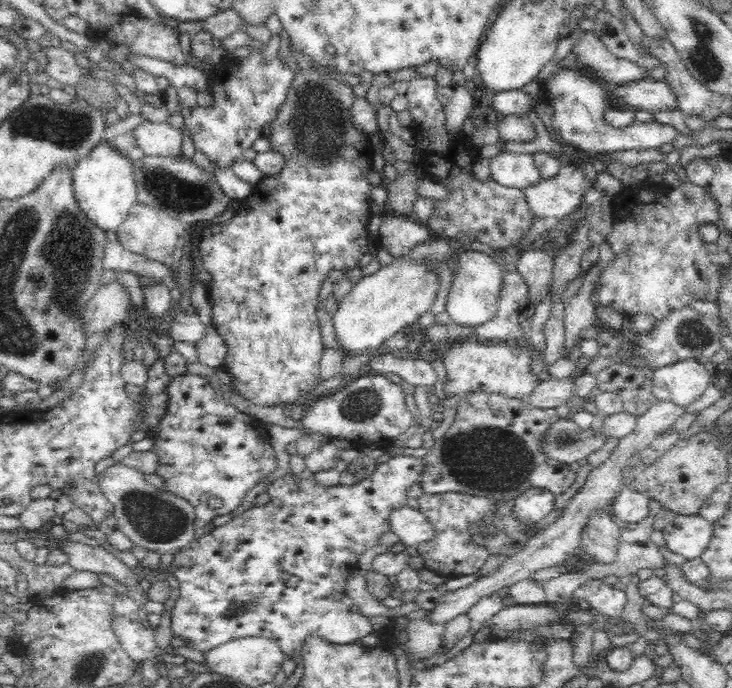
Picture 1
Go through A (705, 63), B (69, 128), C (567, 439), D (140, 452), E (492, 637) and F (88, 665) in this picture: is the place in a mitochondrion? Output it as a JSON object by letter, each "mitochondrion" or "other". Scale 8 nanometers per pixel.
{"A":"mitochondrion","B":"mitochondrion","C":"mitochondrion","D":"other","E":"other","F":"mitochondrion"}

